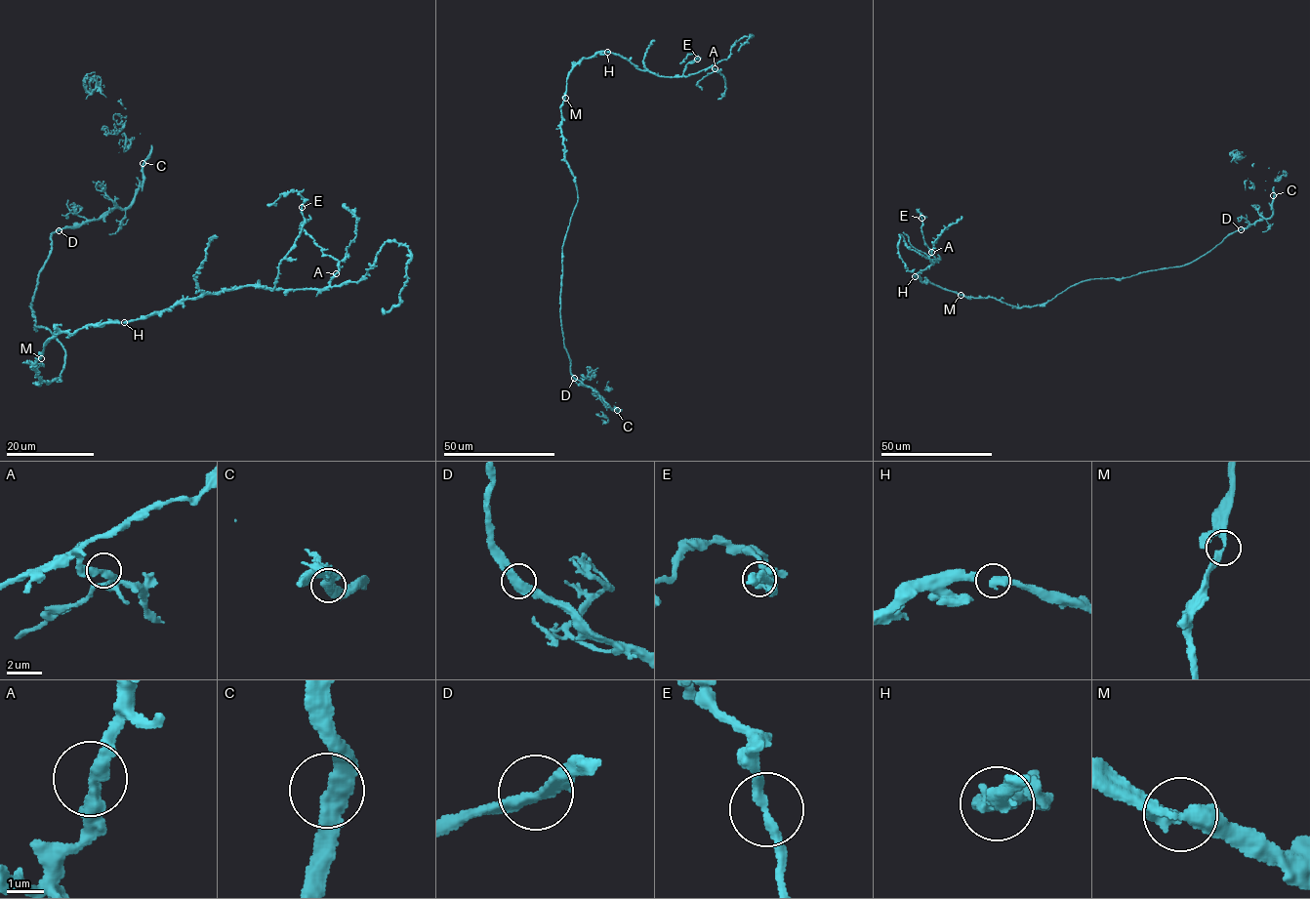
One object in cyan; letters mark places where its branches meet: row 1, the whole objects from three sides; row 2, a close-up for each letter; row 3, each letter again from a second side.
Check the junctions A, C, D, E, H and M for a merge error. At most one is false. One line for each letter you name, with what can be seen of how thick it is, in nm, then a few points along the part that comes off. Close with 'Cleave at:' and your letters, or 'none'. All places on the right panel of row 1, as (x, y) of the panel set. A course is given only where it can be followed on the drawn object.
Cleave at: none

